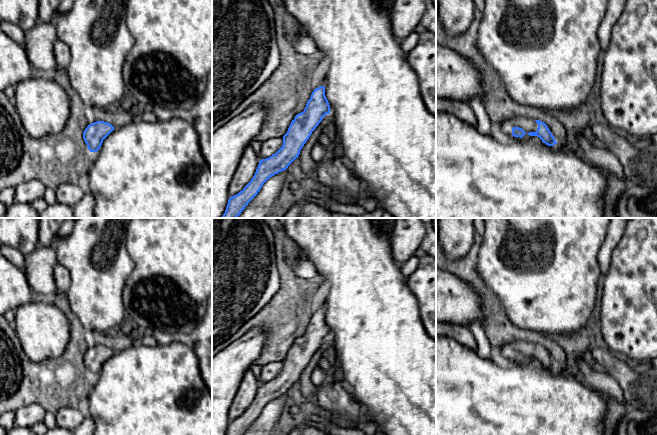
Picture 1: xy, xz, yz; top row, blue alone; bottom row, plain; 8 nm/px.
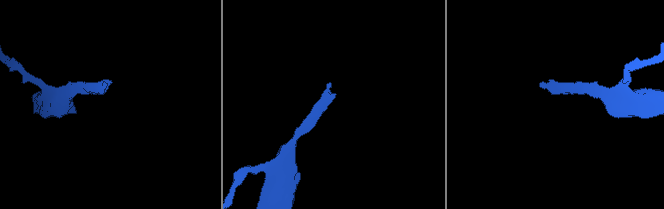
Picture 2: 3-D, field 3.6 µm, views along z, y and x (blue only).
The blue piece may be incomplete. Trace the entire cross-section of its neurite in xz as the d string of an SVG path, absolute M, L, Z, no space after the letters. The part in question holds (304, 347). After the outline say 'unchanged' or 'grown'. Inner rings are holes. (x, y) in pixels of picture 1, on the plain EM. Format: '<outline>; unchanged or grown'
M325 311L314 313L304 335L295 340L283 360L282 371L269 382L260 384L251 405L242 415L229 422L225 435L243 435L270 401L286 394L298 382L312 356L330 334Z; unchanged

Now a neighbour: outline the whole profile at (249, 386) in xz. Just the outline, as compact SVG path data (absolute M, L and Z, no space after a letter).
M249 369L239 386L238 392L229 409L229 421L238 418L251 405L256 393L259 389L260 383Z

